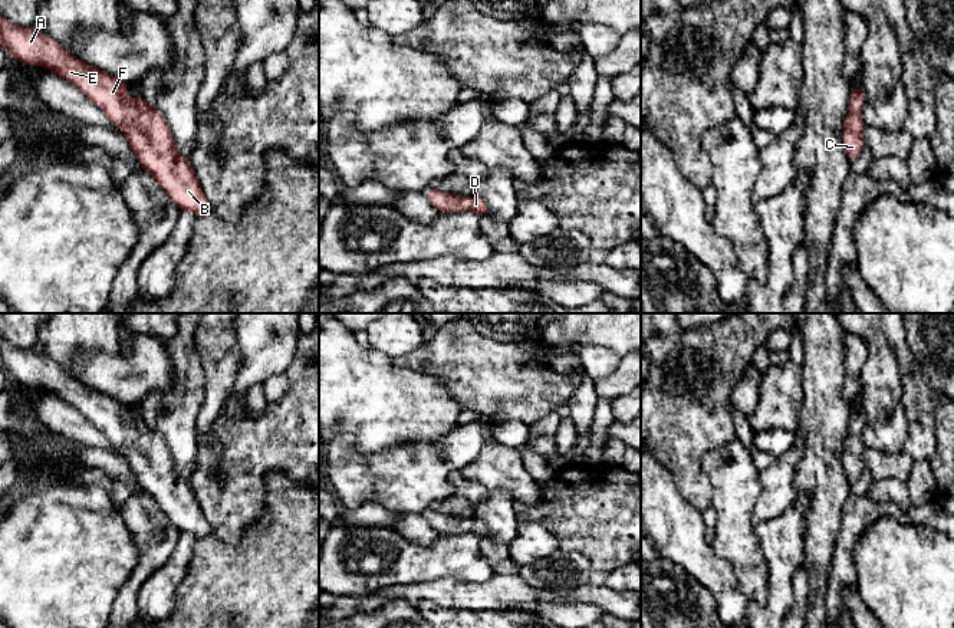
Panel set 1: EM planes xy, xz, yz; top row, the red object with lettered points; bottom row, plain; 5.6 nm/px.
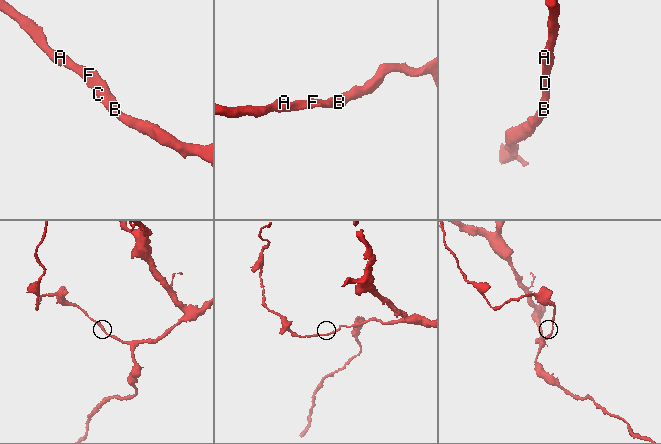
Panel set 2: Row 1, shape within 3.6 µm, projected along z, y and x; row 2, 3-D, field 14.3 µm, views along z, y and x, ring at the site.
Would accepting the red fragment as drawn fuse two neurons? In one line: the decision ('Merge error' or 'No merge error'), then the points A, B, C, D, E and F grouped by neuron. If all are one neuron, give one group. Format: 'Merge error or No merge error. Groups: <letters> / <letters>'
No merge error. Groups: A B C D E F

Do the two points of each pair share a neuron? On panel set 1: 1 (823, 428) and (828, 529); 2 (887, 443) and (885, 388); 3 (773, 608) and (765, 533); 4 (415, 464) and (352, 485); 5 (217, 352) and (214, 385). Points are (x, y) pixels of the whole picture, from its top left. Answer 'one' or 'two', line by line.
1: one
2: one
3: one
4: one
5: one

